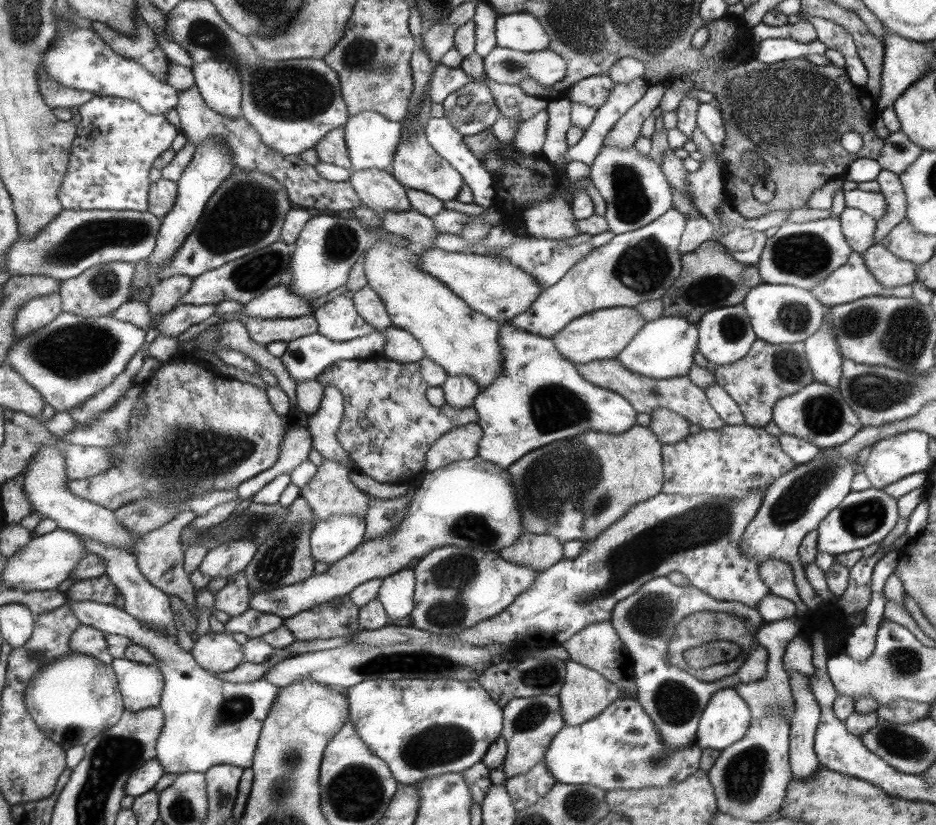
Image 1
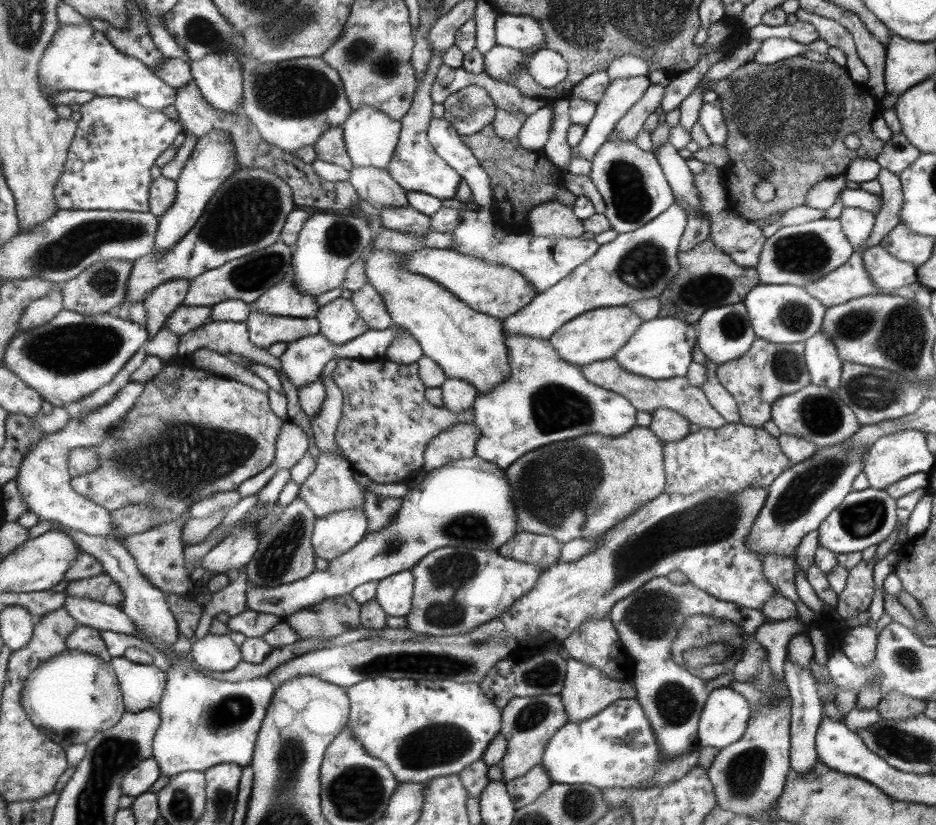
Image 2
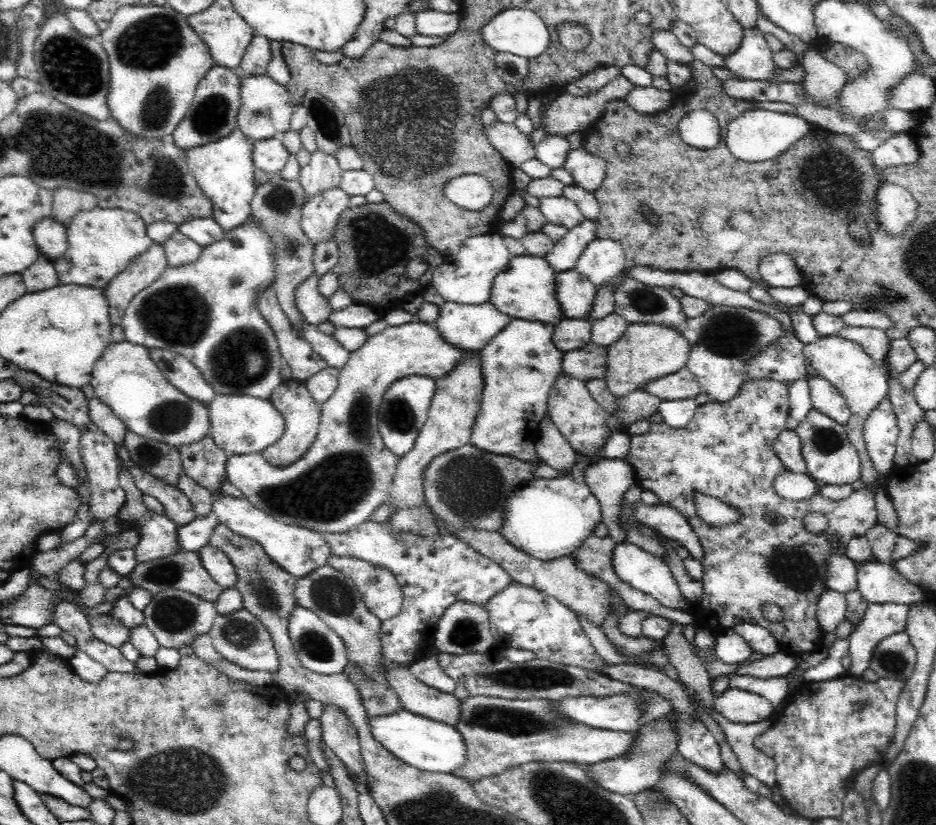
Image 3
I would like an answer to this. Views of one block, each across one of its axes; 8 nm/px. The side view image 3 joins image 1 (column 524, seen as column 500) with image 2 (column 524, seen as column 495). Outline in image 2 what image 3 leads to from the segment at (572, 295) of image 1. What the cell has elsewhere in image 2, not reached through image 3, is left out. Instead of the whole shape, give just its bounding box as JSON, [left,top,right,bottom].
[501,201,687,340]

